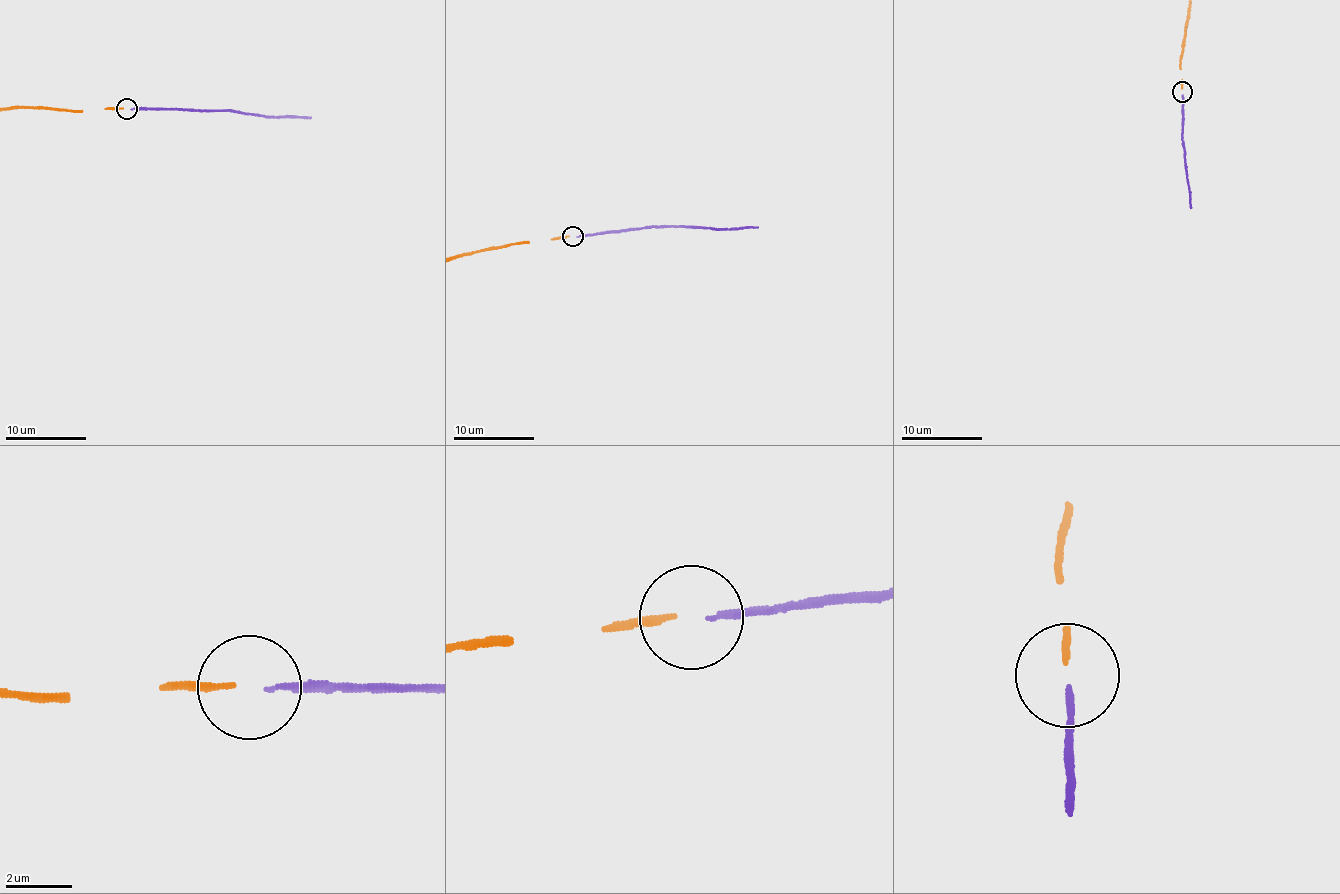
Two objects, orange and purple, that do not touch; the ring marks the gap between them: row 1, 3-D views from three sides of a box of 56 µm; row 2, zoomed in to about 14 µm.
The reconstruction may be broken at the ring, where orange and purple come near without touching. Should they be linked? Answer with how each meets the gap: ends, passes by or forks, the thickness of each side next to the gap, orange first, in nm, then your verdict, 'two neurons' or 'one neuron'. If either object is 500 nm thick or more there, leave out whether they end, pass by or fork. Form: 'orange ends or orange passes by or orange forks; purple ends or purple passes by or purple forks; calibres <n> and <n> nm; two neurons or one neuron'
orange ends; purple ends; calibres 180 and 170 nm; one neuron

